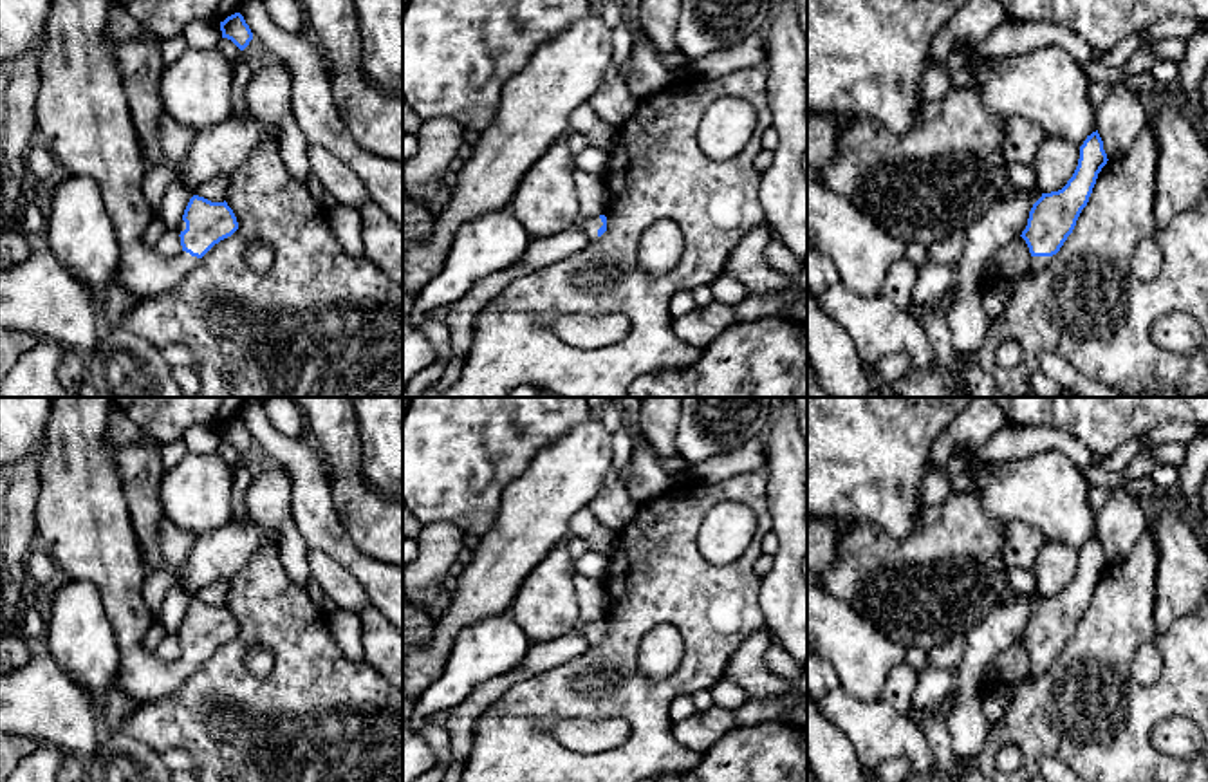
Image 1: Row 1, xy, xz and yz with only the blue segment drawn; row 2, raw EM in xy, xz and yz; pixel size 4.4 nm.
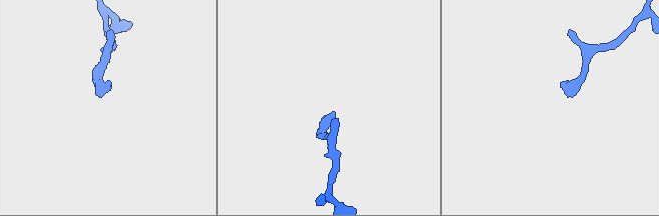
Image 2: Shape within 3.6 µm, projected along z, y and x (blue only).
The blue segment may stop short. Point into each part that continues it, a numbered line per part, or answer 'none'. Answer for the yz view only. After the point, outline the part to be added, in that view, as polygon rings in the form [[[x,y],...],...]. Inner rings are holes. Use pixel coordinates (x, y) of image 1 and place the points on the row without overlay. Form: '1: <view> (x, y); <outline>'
1: yz (1037, 669); [[[1031,661],[1027,675],[1038,677],[1051,666],[1051,661]]]

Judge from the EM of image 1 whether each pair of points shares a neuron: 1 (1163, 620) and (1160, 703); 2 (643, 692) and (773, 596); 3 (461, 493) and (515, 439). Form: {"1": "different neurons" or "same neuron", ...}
{"1": "different neurons", "2": "different neurons", "3": "same neuron"}

